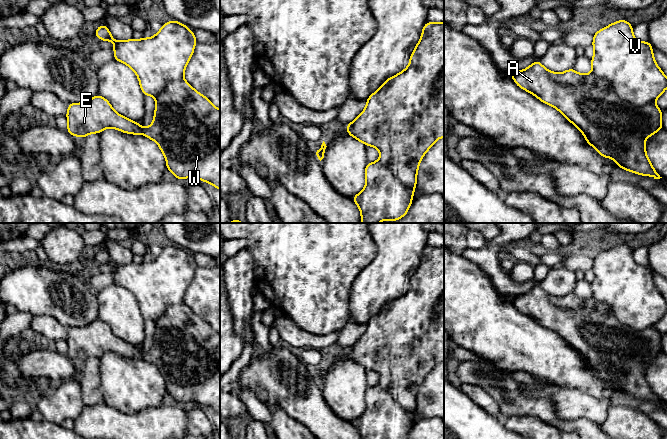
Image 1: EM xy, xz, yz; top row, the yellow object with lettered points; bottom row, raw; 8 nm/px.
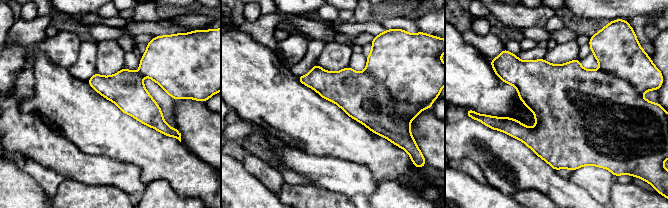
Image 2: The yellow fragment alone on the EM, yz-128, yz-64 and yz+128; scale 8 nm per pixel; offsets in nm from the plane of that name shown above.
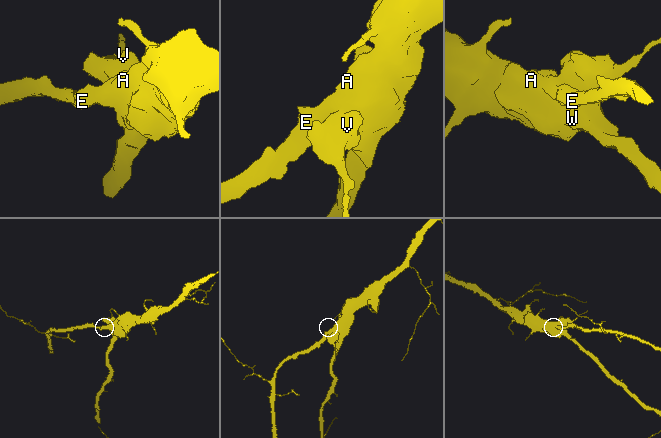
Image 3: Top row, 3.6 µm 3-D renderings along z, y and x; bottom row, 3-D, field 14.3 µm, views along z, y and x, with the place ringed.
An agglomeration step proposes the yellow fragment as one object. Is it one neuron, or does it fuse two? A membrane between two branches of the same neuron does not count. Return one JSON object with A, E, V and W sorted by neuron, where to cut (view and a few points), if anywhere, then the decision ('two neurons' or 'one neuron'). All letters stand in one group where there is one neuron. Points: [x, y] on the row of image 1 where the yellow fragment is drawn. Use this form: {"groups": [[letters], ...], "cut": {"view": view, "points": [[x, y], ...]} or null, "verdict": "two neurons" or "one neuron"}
{"groups": [["A", "E", "W"], ["V"]], "cut": {"view": "yz", "points": [[591, 72], [604, 78], [623, 99], [638, 106], [653, 102]]}, "verdict": "two neurons"}

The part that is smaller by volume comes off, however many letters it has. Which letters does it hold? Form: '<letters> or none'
V

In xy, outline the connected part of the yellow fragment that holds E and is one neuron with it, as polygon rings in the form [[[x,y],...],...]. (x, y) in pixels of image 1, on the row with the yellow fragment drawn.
[[[185,79],[168,83],[155,99],[154,119],[148,128],[142,128],[141,123],[117,113],[110,102],[99,94],[87,102],[69,103],[66,131],[82,139],[91,133],[100,134],[106,128],[127,134],[142,134],[158,144],[165,156],[167,169],[176,179],[194,177],[220,190],[220,110]]]

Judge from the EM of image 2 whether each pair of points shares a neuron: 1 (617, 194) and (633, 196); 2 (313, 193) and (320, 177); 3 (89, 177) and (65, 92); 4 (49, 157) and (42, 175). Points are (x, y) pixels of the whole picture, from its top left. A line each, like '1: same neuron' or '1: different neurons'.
1: same neuron
2: different neurons
3: different neurons
4: different neurons

